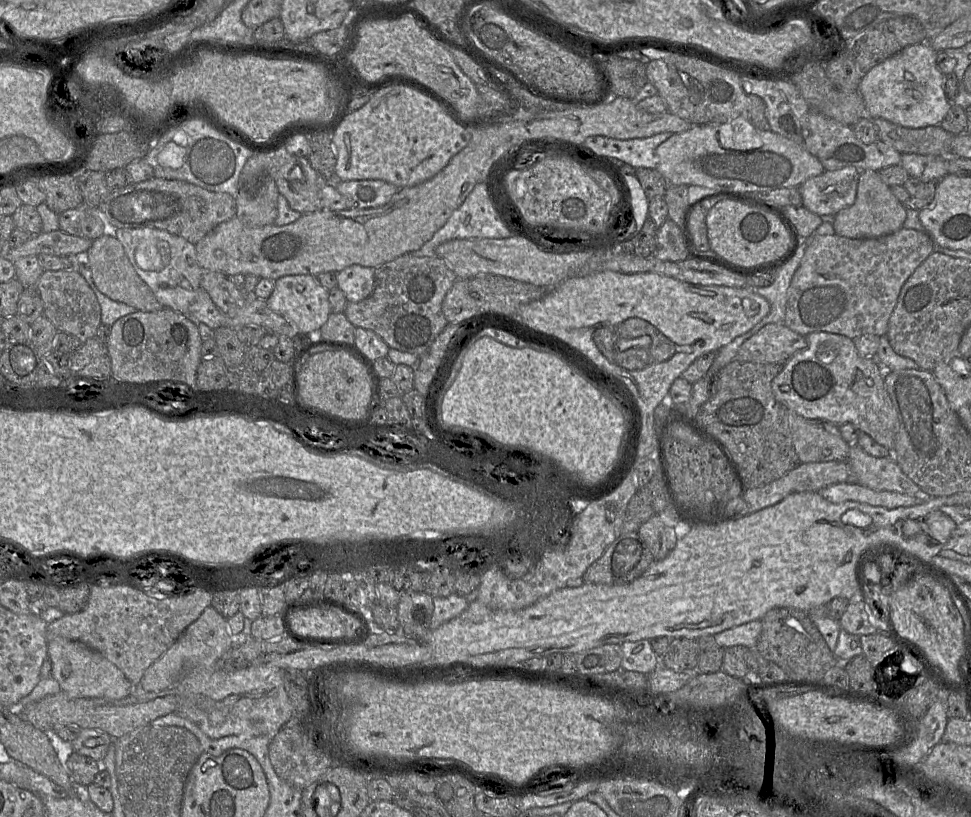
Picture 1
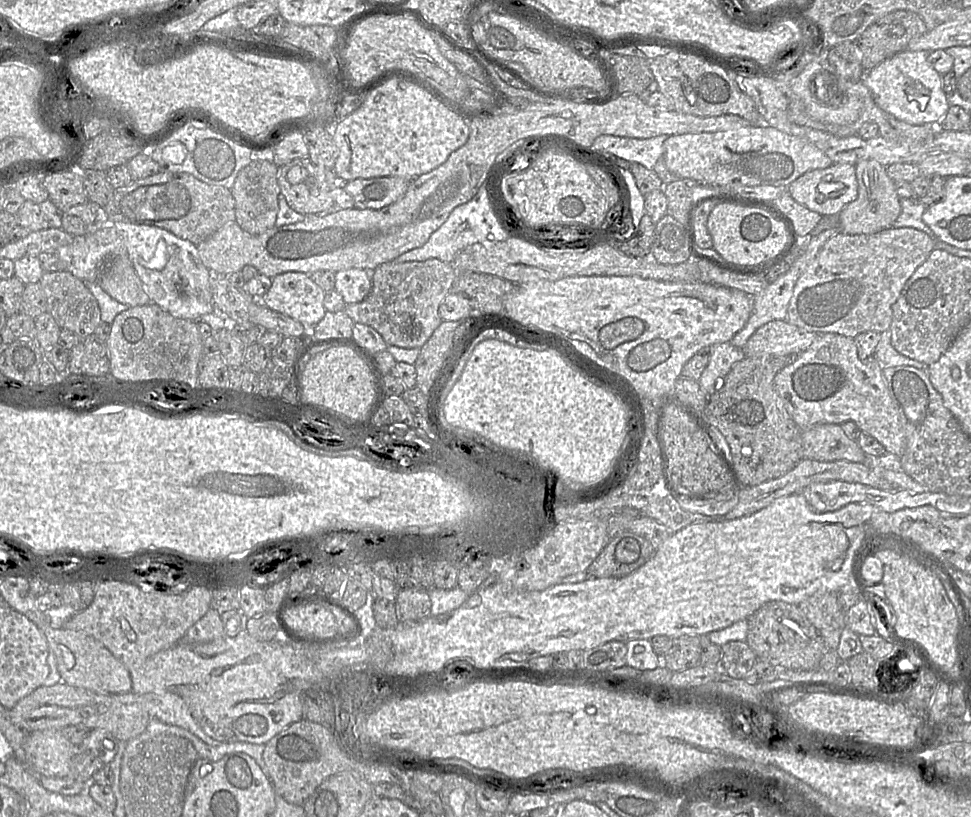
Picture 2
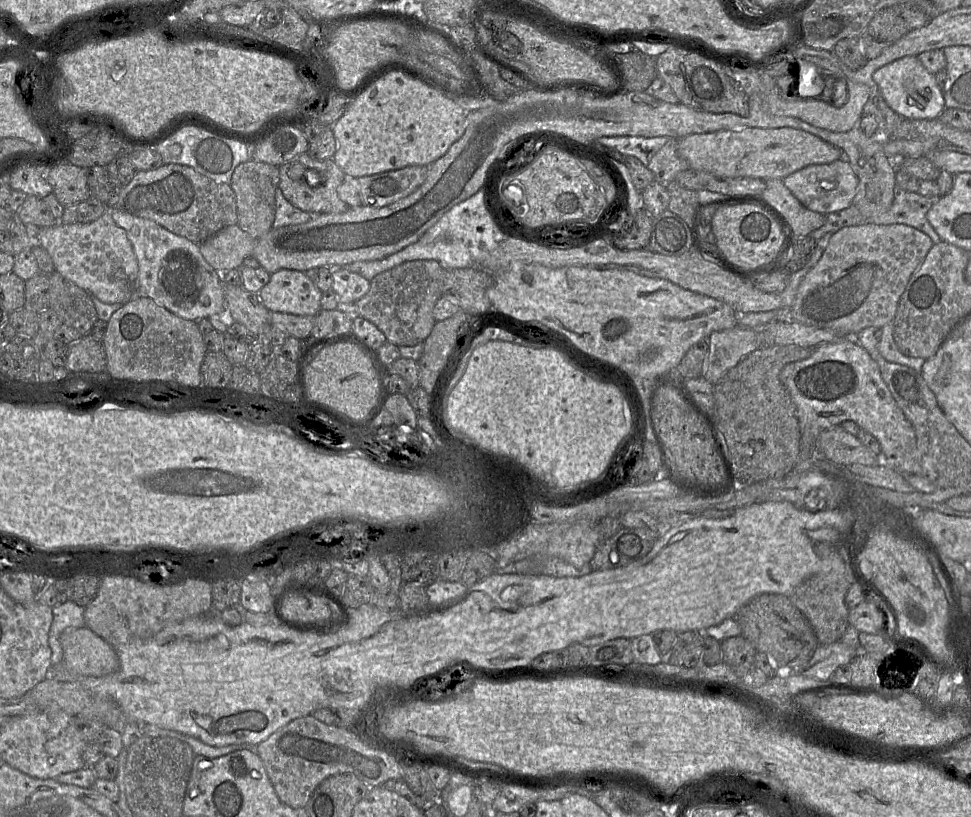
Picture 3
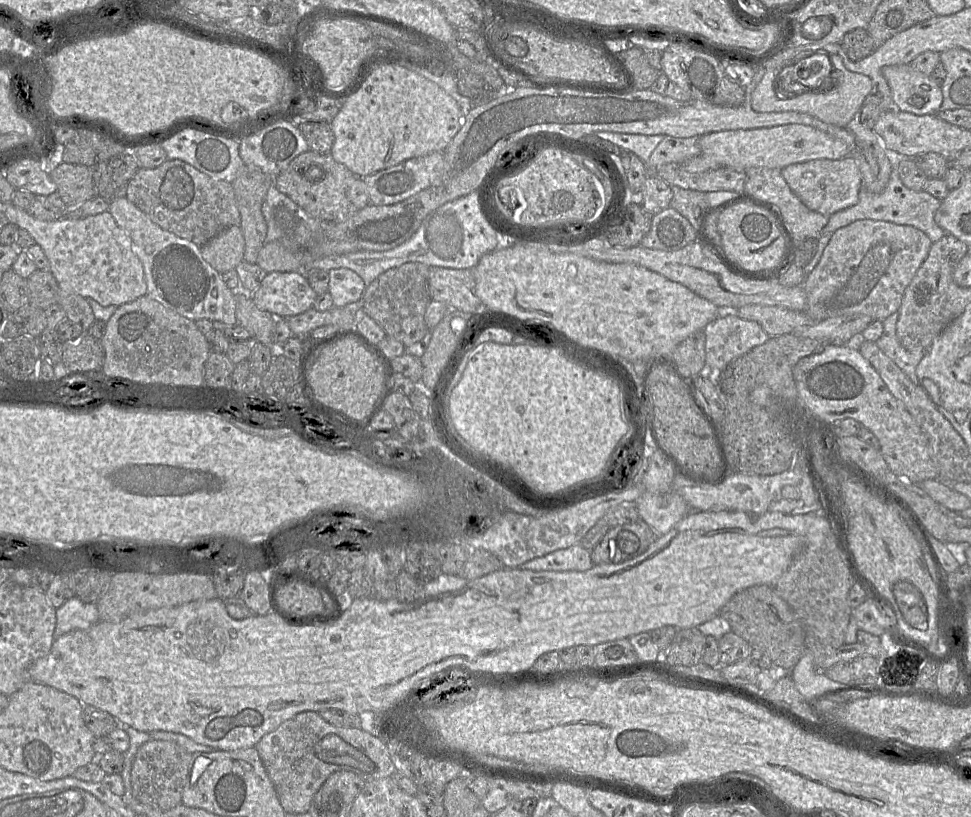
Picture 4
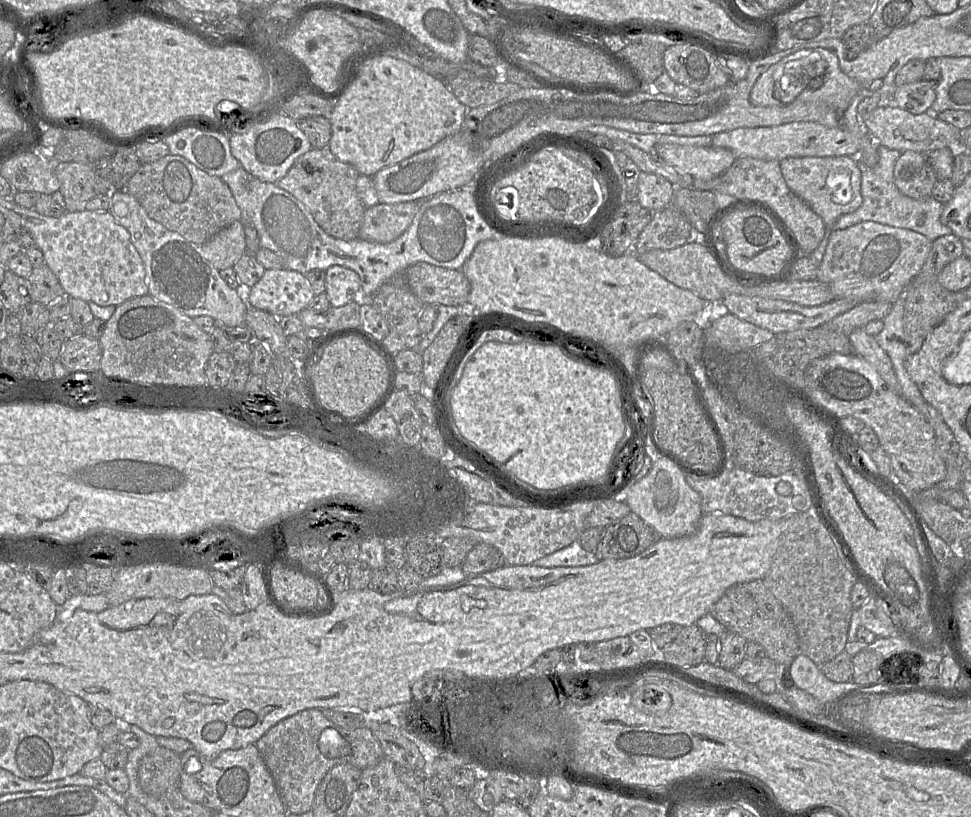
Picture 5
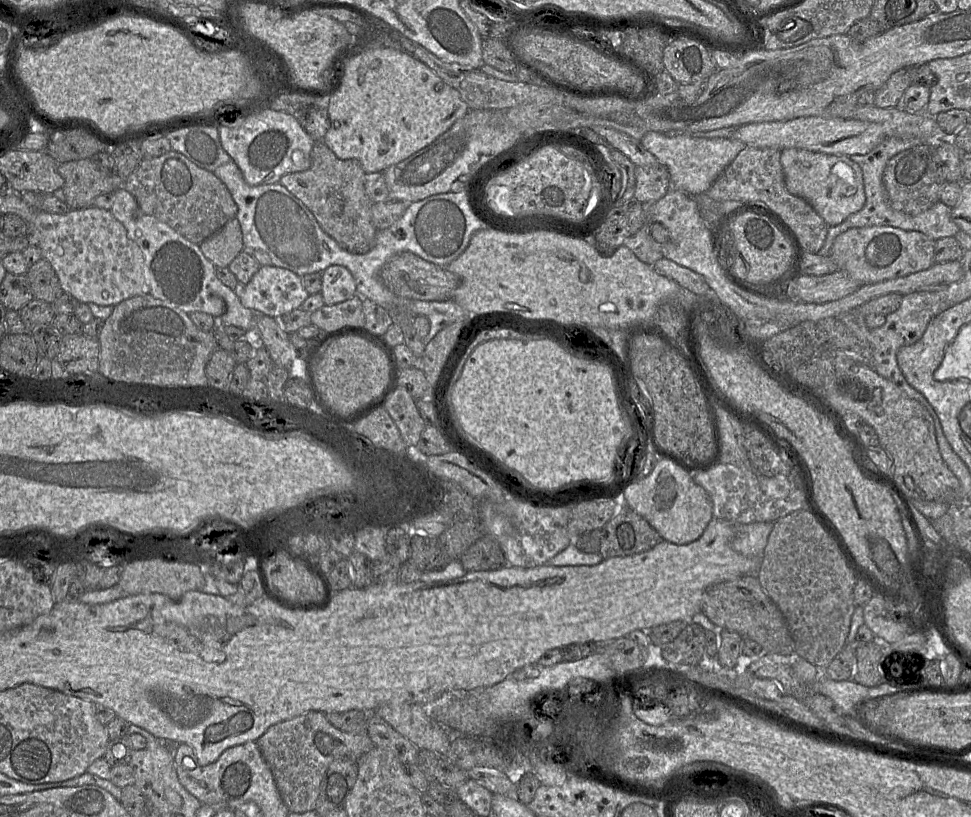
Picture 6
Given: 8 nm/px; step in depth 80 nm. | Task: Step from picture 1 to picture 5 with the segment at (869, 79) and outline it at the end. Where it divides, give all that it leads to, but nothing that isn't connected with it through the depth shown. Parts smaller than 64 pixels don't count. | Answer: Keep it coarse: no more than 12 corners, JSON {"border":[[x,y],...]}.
{"border":[[922,79],[896,87],[895,106],[912,114],[931,110],[935,86]]}

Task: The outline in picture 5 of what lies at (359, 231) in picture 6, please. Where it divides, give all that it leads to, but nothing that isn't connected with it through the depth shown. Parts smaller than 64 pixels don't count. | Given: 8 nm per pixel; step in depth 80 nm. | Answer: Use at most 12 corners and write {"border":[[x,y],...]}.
{"border":[[327,146],[298,157],[276,185],[327,234],[358,238],[359,175]]}

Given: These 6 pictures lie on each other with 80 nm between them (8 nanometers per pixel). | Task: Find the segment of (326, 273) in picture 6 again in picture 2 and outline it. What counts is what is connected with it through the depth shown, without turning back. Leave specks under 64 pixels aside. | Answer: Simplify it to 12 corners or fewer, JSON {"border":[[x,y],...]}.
{"border":[[374,269],[335,272],[335,290],[345,304],[363,301]]}

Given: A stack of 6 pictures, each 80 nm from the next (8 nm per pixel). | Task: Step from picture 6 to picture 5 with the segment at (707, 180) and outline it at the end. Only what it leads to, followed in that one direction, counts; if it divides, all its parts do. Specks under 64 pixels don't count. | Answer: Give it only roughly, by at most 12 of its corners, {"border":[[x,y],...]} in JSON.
{"border":[[675,144],[655,153],[680,175],[721,176],[736,160],[718,147]]}

